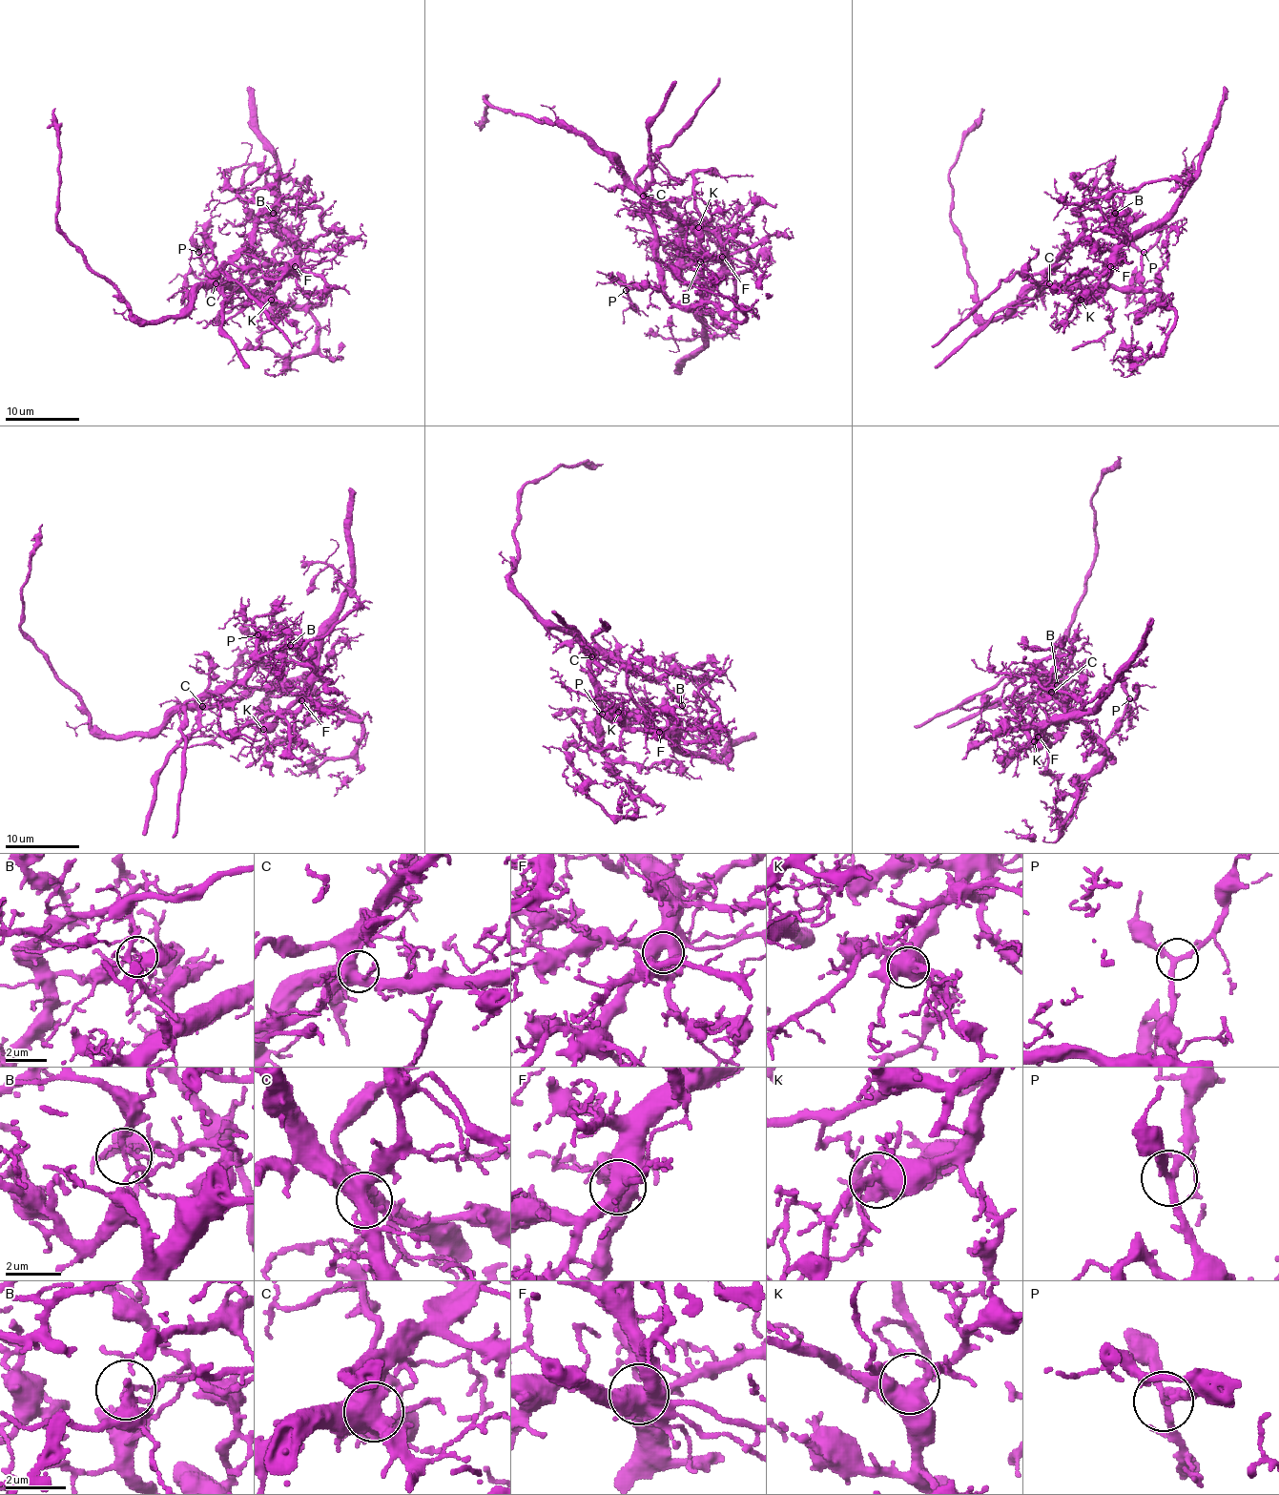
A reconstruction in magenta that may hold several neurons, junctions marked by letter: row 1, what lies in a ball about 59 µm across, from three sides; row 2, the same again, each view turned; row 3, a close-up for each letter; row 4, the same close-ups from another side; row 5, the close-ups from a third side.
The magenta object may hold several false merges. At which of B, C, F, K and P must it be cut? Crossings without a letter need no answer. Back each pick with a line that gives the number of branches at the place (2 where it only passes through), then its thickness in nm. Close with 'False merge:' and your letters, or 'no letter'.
B: 2 branches meet; 150 nm thick
False merge: B

